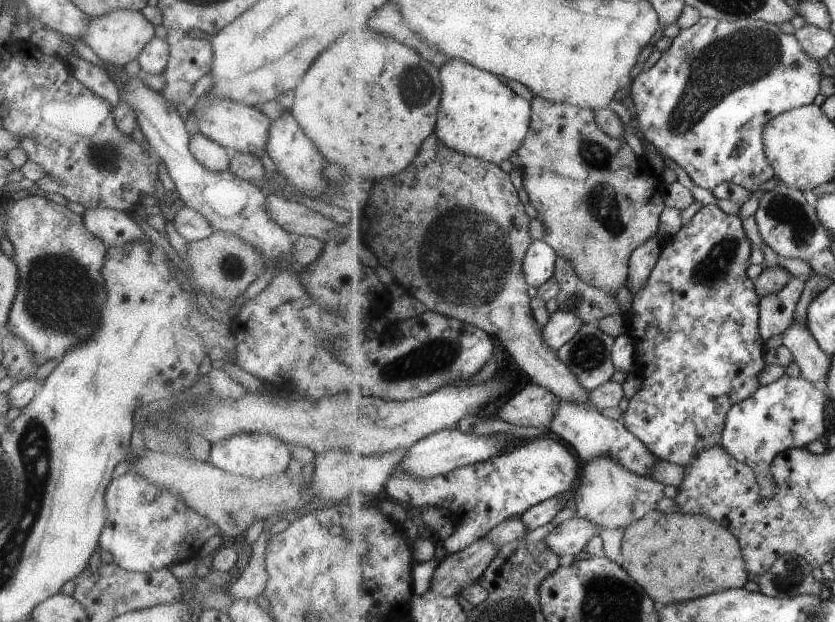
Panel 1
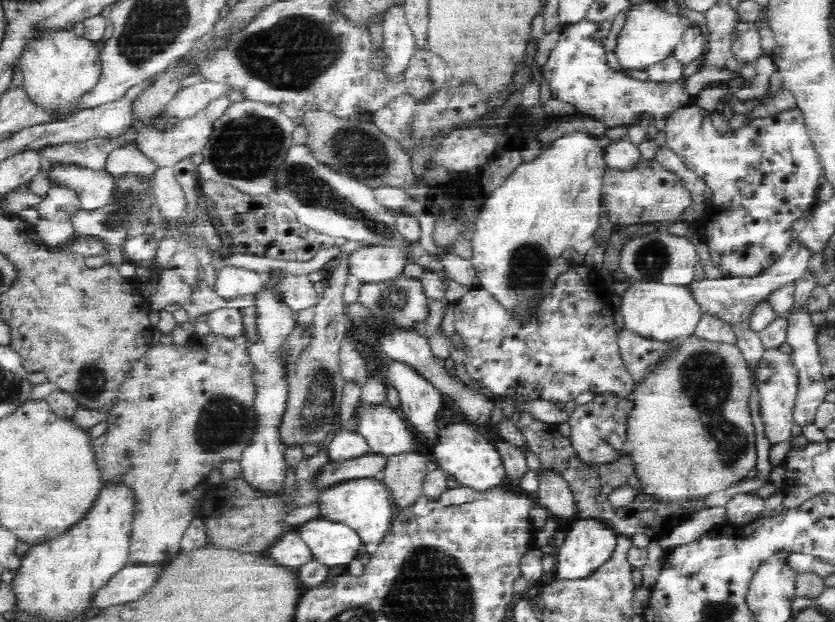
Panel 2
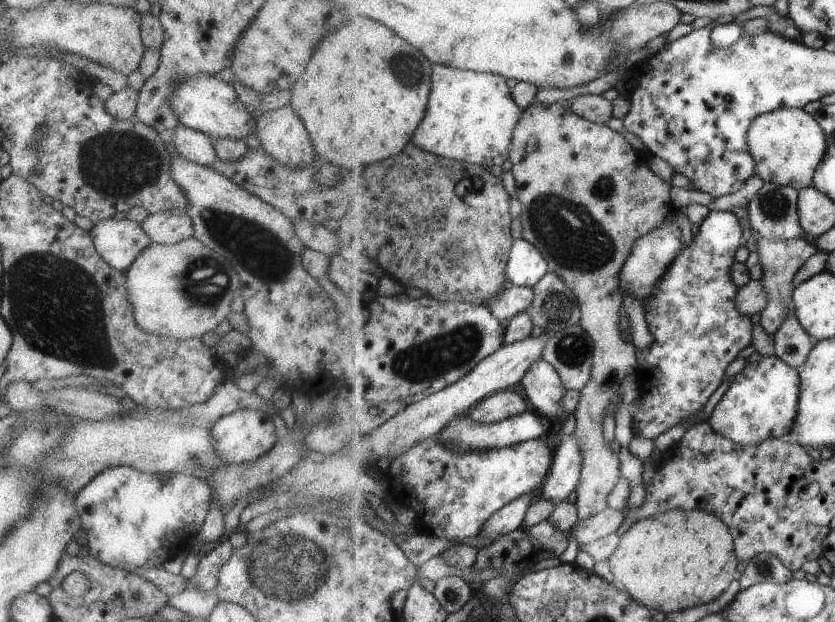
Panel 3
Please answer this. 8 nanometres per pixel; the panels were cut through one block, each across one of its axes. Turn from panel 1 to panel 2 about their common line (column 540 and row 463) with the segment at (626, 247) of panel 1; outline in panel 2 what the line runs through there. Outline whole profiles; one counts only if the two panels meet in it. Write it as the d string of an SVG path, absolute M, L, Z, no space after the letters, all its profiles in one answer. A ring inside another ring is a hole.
M210 332L203 337L195 336L190 342L182 344L164 345L162 343L155 344L148 349L128 371L125 376L122 387L120 388L117 398L114 400L114 408L110 410L107 416L108 427L103 435L97 439L92 439L92 447L95 453L95 461L99 467L101 480L104 483L110 481L124 481L128 483L136 493L136 504L134 506L133 521L131 526L130 542L128 547L128 564L130 565L146 565L159 566L172 560L181 550L179 544L186 527L194 518L194 507L192 504L196 500L200 500L200 496L206 490L206 478L210 474L210 470L220 468L220 464L224 460L234 460L239 462L240 455L248 444L251 437L253 426L255 425L255 414L253 413L252 401L256 389L252 385L252 371L247 359L247 337L245 334L238 335L234 338L224 338Z

